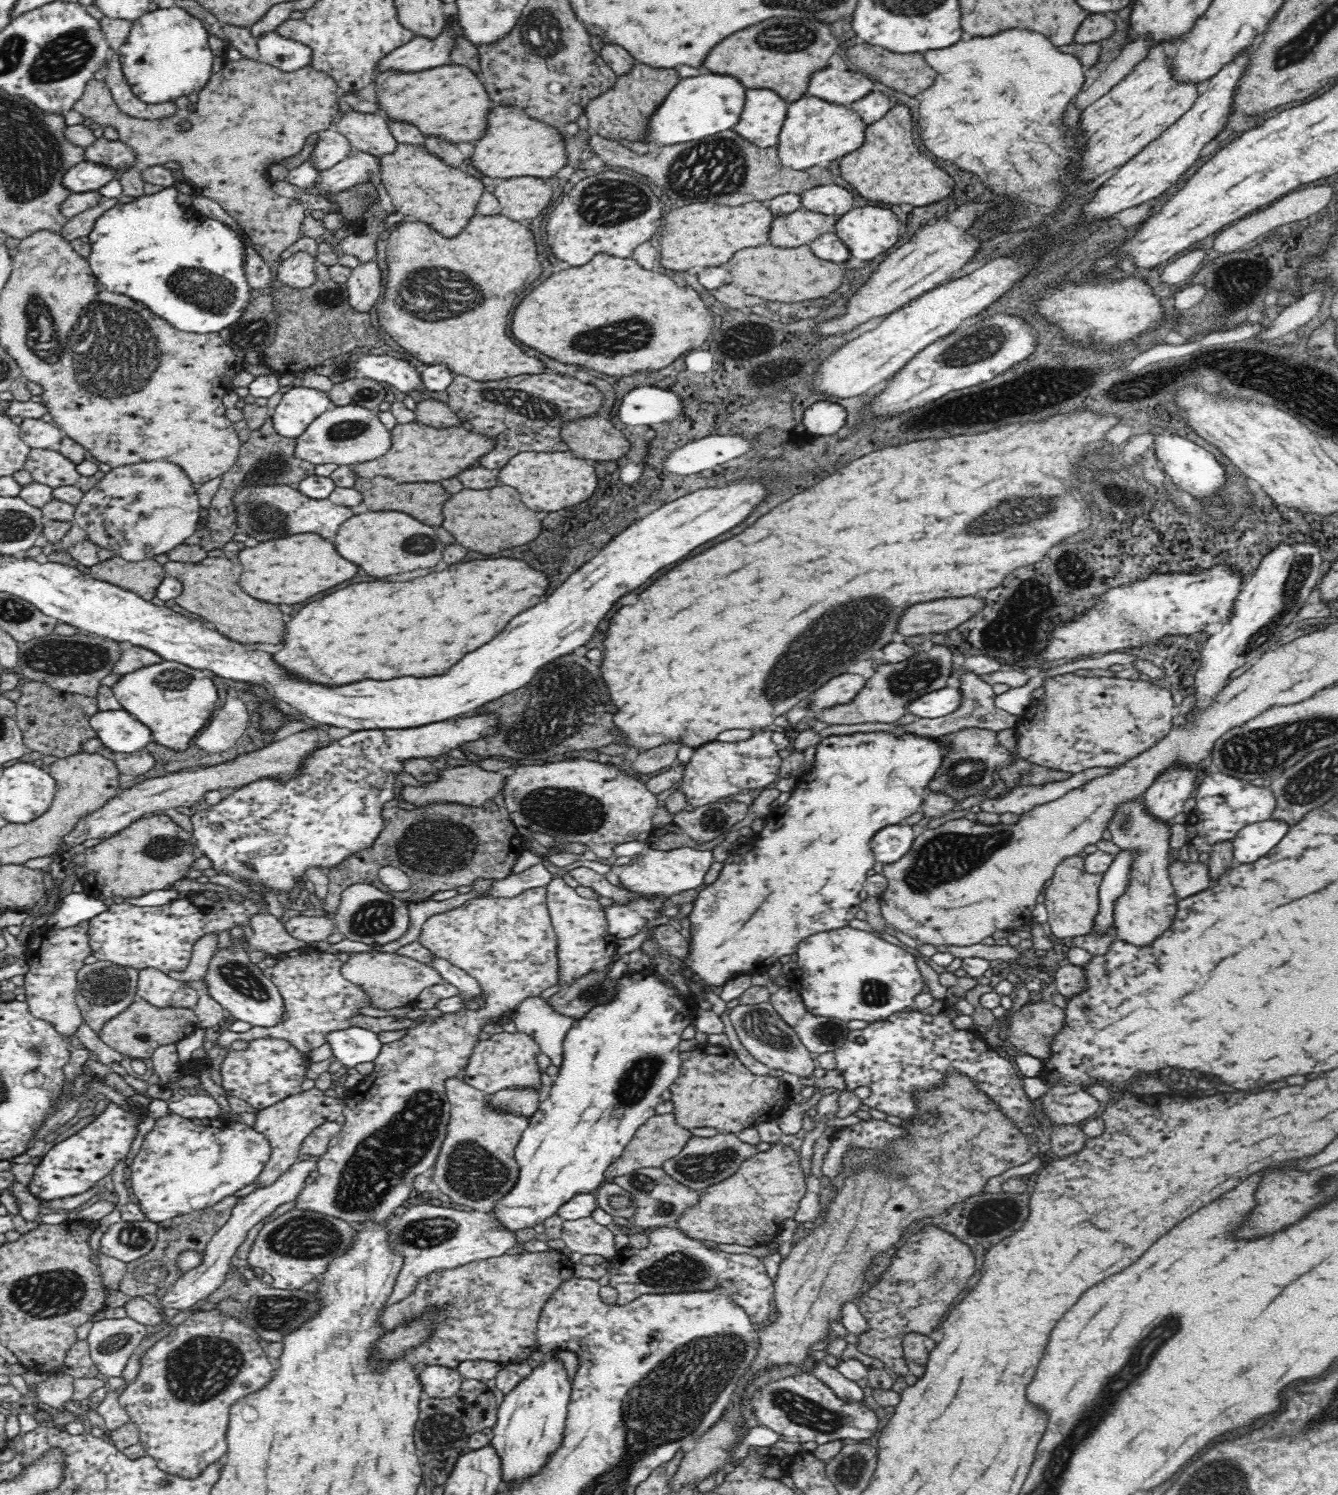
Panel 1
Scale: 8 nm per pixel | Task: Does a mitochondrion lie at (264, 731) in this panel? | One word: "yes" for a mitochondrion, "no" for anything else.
no

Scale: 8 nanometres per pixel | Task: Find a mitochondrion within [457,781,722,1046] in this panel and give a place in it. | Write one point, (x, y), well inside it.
(570, 811)

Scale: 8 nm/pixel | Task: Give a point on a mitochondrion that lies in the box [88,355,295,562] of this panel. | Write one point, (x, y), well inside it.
(263, 518)

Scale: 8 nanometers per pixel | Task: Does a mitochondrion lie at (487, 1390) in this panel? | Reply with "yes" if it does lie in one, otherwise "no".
no

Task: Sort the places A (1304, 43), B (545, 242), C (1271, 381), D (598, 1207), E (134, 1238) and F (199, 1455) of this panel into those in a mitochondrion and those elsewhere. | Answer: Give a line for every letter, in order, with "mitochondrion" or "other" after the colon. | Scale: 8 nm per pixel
A: mitochondrion
B: other
C: mitochondrion
D: other
E: mitochondrion
F: other

